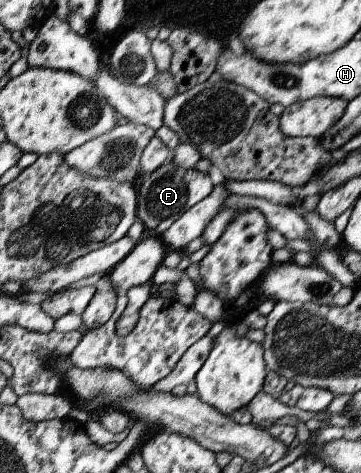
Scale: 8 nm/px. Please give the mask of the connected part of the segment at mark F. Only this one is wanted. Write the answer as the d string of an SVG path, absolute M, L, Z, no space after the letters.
M170 158L152 173L144 175L137 191L137 217L142 220L147 235L162 236L182 215L214 190L209 175L195 168L177 167Z

